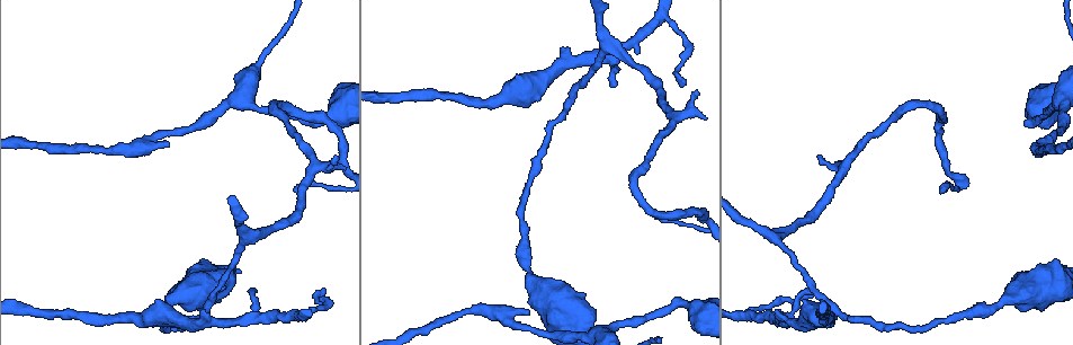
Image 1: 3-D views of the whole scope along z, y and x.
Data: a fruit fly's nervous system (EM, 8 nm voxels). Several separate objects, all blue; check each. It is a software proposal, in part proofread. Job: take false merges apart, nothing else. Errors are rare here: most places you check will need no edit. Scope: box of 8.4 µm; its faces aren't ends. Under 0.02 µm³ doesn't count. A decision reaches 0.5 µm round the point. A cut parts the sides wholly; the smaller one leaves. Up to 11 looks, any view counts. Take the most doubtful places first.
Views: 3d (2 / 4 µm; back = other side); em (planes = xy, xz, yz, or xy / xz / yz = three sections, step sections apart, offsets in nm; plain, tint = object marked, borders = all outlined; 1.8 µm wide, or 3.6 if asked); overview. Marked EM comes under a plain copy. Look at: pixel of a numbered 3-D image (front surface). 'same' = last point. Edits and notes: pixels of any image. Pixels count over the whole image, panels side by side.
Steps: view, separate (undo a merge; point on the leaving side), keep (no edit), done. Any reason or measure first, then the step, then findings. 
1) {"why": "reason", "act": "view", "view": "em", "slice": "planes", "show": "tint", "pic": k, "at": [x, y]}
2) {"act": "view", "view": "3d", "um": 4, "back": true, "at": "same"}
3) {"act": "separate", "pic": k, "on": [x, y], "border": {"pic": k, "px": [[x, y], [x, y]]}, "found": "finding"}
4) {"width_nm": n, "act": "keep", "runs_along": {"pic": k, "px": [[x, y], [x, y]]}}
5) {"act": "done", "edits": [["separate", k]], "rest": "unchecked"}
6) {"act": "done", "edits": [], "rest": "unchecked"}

{"why": "sharp bend", "act": "view", "view": "em", "um": 3.6, "slice": "planes", "show": "tint", "pic": 1, "at": [608, 52]}

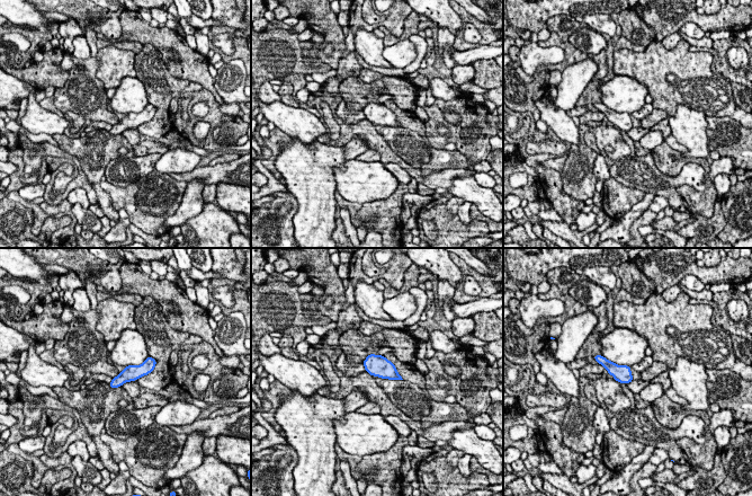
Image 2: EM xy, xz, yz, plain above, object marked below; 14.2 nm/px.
{"act": "keep", "runs_along": {"pic": 2, "px": [[152, 362], [113, 384]]}, "found": "continuous, no second neuron"}

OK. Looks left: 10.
{"why": "sudden change in width", "act": "view", "view": "3d", "um": 4, "pic": 1, "at": [998, 306]}

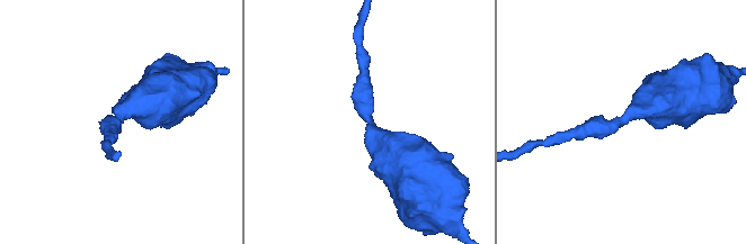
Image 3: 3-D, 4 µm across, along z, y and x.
{"arm_widths_nm": [200, 650], "why": "now the EM", "act": "view", "view": "em", "slice": "planes", "show": "tint", "pic": 3, "at": [621, 124]}

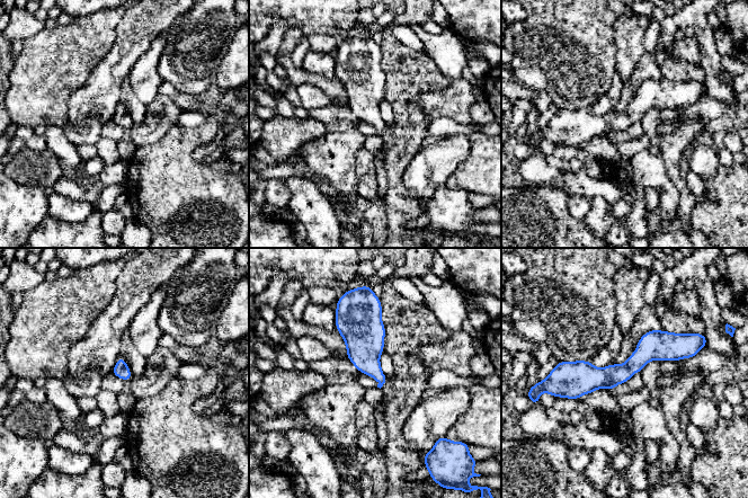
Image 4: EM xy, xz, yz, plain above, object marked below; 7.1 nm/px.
{"width_nm": 110, "act": "keep", "found": "one neuron here"}

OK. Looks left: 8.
{"why": "sudden change in width", "act": "view", "view": "3d", "um": 4, "pic": 1, "at": [1054, 137]}

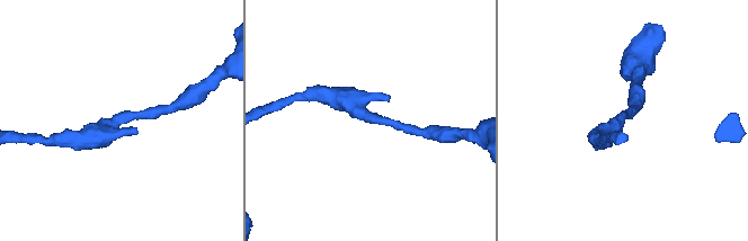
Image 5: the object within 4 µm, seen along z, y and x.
{"act": "view", "view": "em", "um": 3.6, "slice": "planes", "show": "borders", "pic": 5, "at": [116, 118]}

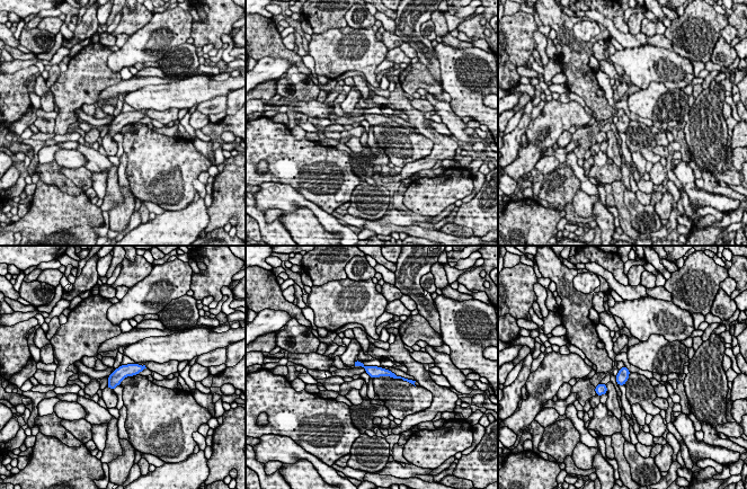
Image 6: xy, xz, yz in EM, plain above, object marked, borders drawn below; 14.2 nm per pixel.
{"act": "keep", "runs_along": {"pic": 6, "px": [[139, 367], [124, 371], [110, 384]]}, "found": "continuous, no second neuron"}

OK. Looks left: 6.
{"why": "sharp bend", "act": "view", "view": "em", "slice": "planes", "show": "tint", "pic": 1, "at": [275, 104]}

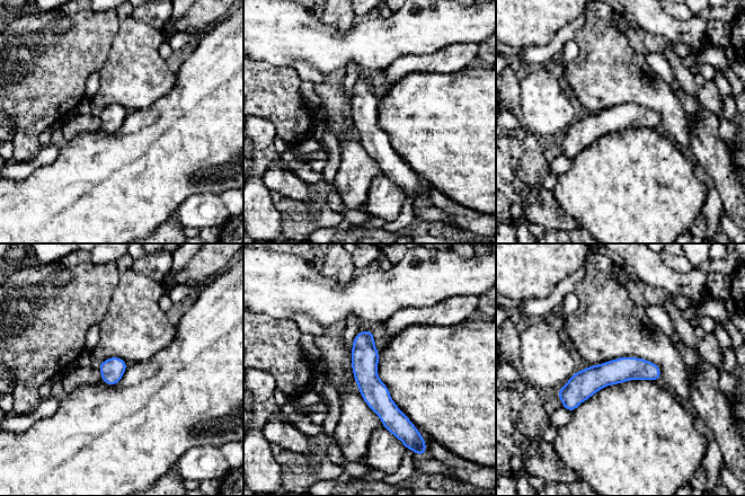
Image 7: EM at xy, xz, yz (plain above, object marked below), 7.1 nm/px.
{"act": "keep", "found": "continuous, no second neuron"}

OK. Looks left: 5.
{"act": "done", "edits": [], "rest": "unchecked"}

